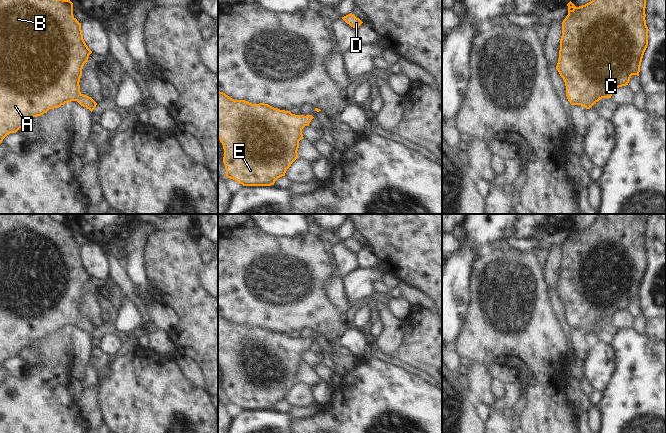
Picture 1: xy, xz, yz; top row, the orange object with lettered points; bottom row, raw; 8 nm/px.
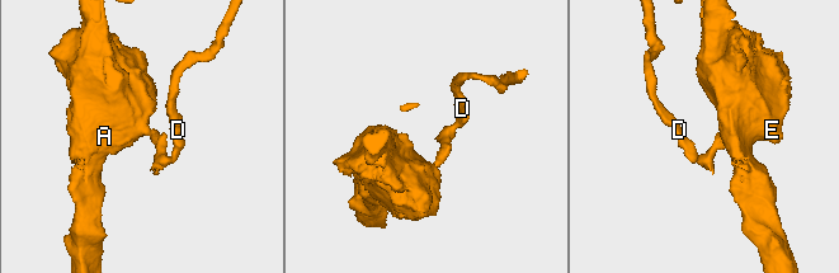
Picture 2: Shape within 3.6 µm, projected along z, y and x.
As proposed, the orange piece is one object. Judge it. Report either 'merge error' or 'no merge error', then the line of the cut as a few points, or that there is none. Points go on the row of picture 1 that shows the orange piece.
no merge error; no cut

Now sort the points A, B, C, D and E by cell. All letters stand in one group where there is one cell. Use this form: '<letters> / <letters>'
A B C D E

